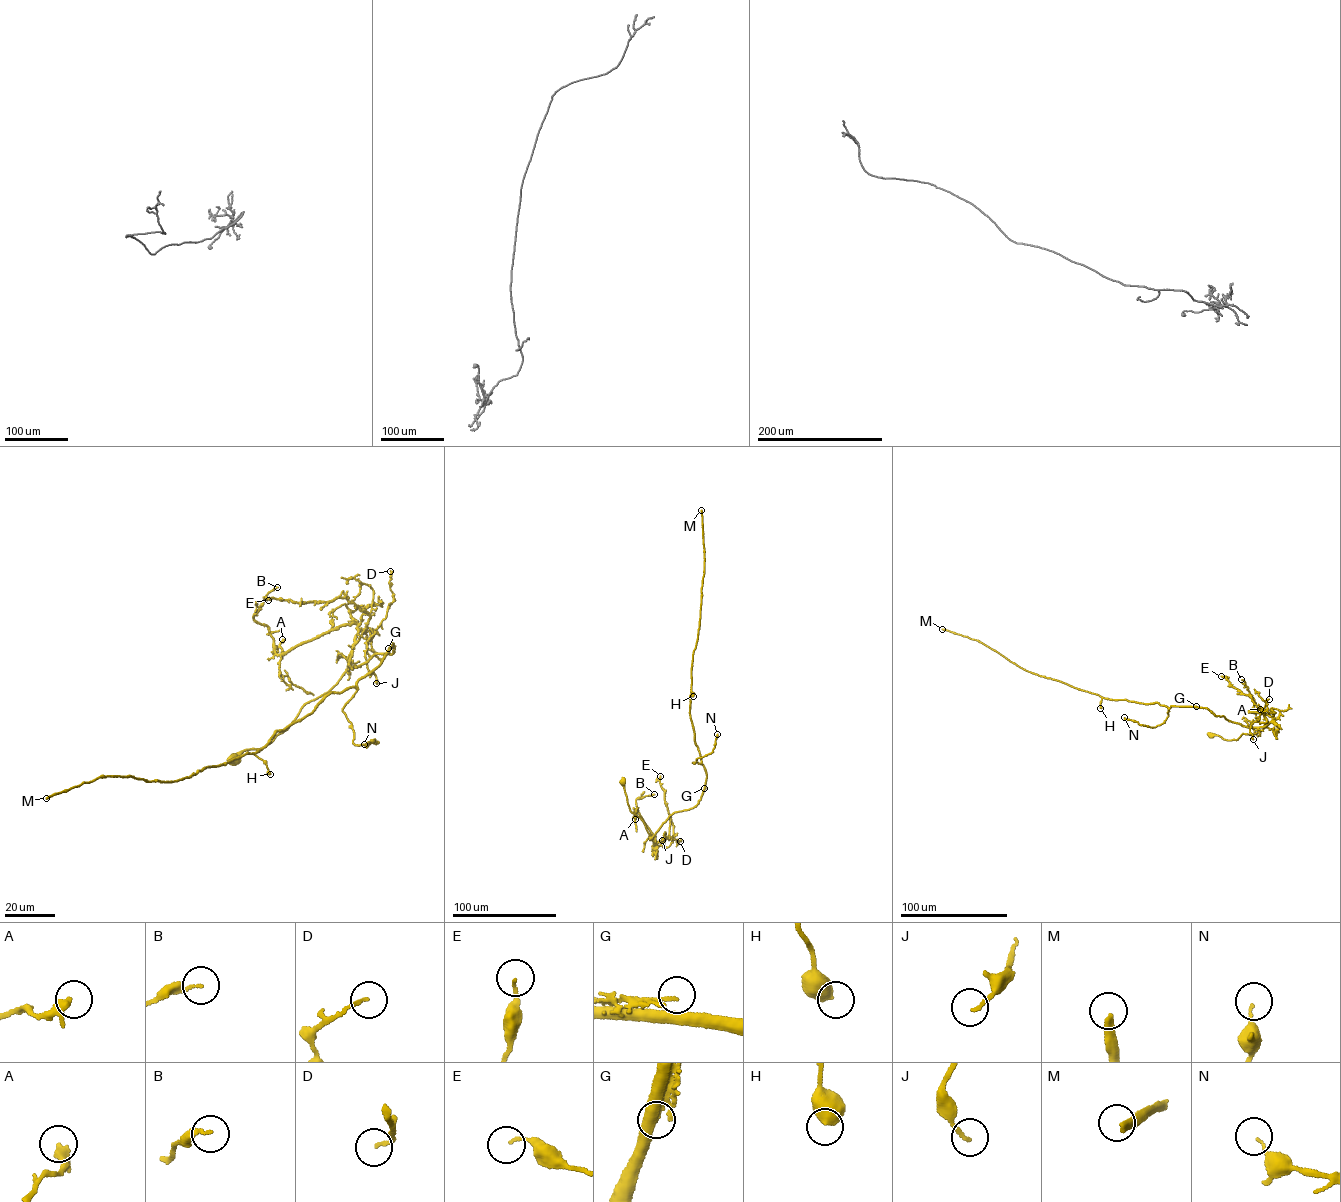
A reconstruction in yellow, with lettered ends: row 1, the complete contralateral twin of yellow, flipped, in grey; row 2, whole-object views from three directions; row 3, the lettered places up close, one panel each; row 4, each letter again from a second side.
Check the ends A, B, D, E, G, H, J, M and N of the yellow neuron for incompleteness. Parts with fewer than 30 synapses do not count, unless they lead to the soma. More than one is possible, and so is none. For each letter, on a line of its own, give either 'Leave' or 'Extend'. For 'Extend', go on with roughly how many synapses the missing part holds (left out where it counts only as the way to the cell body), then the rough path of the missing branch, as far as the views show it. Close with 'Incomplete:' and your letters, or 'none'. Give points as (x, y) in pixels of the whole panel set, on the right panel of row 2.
A: Leave
B: Leave
D: Leave
E: Leave
G: Leave
H: Leave
J: Leave
M: Extend. Roughly 300 synapses
N: Leave
Incomplete: M

